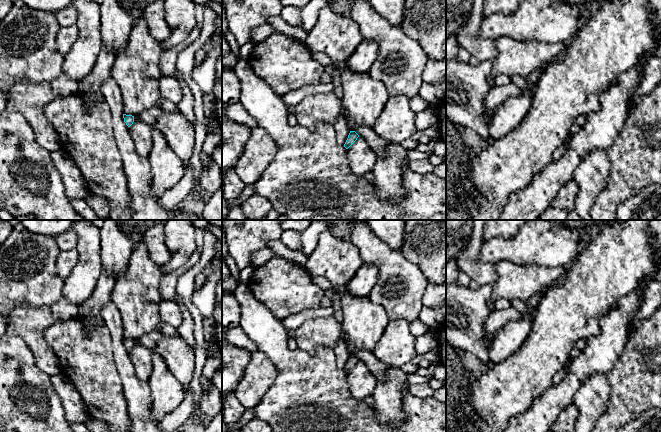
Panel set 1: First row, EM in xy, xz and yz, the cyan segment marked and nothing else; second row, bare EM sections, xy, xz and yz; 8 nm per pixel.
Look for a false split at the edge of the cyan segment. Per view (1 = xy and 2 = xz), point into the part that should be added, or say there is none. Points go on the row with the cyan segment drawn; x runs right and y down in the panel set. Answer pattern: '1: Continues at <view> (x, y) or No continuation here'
1: No continuation here
2: No continuation here

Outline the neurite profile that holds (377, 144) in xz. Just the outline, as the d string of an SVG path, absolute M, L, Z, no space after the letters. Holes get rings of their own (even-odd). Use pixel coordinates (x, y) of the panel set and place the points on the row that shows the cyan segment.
M351 123L350 129L355 131L360 137L364 138L371 150L375 152L378 157L386 156L387 141L377 135L372 127L355 126Z

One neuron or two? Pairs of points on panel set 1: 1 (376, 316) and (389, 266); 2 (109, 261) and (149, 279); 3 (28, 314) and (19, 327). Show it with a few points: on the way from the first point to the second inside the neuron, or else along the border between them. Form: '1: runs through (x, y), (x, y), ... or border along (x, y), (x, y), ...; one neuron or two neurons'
1: border along (367, 297), (384, 308), (389, 320); two neurons
2: border along (134, 247), (127, 269), (115, 277); two neurons
3: runs through (28, 317), (22, 324); one neuron

